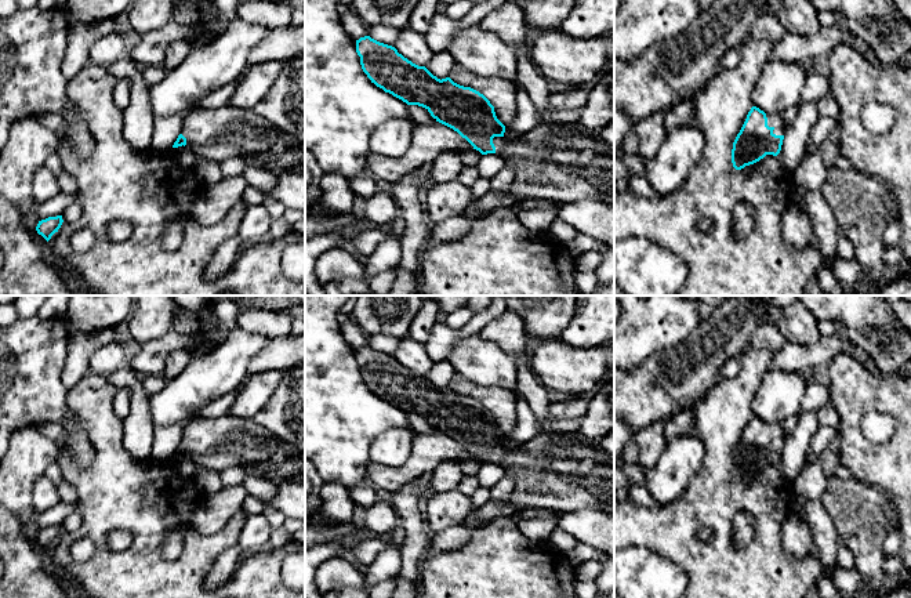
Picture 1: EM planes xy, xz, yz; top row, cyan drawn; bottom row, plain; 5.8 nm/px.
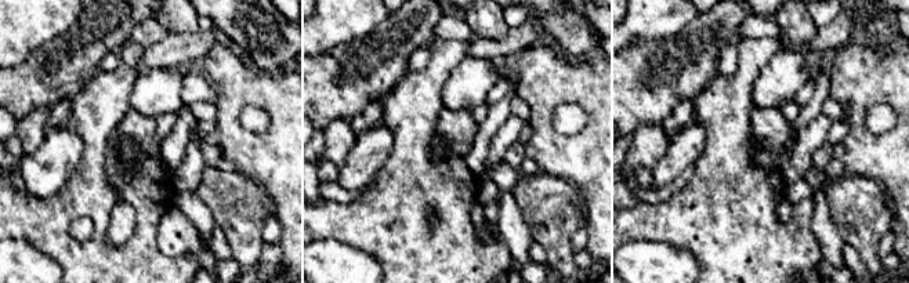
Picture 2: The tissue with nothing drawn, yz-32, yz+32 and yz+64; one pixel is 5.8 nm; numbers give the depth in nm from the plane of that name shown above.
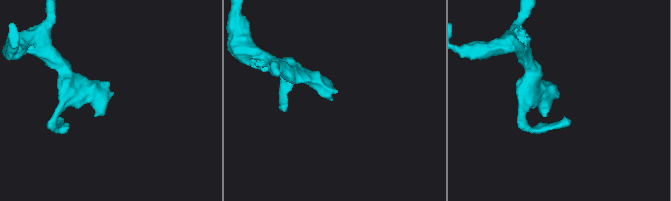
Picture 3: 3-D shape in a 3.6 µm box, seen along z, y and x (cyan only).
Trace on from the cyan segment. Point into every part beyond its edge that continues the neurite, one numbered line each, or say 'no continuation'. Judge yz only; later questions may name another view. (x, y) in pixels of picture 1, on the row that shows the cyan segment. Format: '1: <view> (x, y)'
1: yz (775, 120)

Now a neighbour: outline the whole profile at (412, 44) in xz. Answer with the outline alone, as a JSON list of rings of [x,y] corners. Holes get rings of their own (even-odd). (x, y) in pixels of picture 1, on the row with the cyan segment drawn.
[[[409,25],[400,29],[400,33],[392,47],[418,66],[427,66],[433,55],[425,41],[425,36]]]

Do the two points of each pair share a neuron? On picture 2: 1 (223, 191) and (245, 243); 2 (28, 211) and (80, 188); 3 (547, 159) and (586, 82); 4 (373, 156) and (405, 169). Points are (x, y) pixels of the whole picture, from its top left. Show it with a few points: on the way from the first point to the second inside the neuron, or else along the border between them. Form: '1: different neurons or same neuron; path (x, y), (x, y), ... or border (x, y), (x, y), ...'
1: same neuron; path (235, 203), (242, 218), (243, 231)
2: same neuron; path (40, 211), (57, 211), (68, 200)
3: same neuron; path (544, 135), (544, 108), (562, 90)
4: different neurons; border (391, 130), (394, 148), (387, 162), (379, 170)

